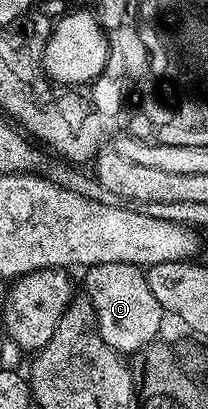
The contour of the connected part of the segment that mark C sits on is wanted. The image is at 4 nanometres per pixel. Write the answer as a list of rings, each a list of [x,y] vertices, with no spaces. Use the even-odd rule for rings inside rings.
[[[89,265],[83,270],[83,292],[90,299],[96,312],[96,327],[100,330],[102,339],[111,349],[121,355],[139,354],[149,344],[161,336],[160,324],[166,320],[163,307],[154,299],[154,291],[150,291],[145,270],[139,265]]]

